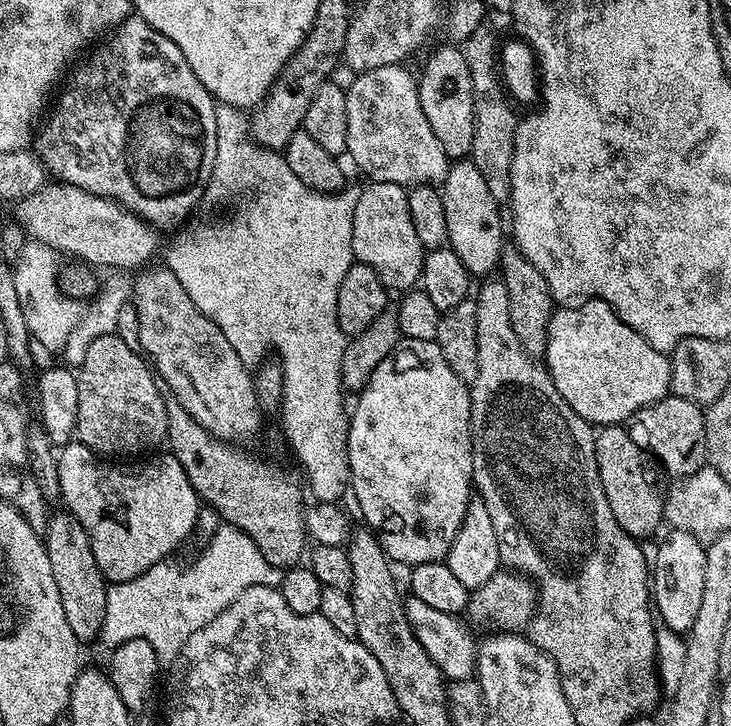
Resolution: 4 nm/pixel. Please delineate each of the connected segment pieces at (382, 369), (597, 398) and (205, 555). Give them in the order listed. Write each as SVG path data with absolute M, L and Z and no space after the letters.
M405 339L397 344L396 349L377 366L370 382L365 386L364 391L359 393L357 400L360 401L357 402L356 409L351 409L348 425L348 465L352 475L350 492L353 497L356 495L356 504L360 507L365 522L368 523L365 525L376 533L389 561L395 562L397 565L400 563L415 566L435 560L443 561L448 555L458 530L464 524L464 515L468 512L468 505L474 496L474 485L472 483L472 415L470 414L472 397L469 385L460 381L458 374L454 374L454 370L450 370L450 366L446 366L446 358L442 358L442 350L435 340Z
M588 298L575 306L560 306L553 311L548 323L546 367L558 394L562 394L568 405L593 426L623 425L647 404L664 399L672 387L669 357L650 346L650 342L646 342L646 338L639 336L630 326L626 326L626 322L622 322L604 300Z
M221 522L207 539L204 549L189 564L161 562L130 582L111 585L106 594L106 618L99 639L115 646L142 638L154 646L157 656L175 658L190 634L218 618L242 590L253 584L279 585L281 569L266 562L262 550L233 524Z

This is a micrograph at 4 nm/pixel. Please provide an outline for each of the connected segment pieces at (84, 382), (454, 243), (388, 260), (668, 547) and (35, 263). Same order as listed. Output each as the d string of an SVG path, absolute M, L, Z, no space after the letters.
M118 335L95 339L86 351L85 361L78 367L78 422L75 439L104 458L136 456L155 444L163 445L168 434L166 406L158 386L154 386L154 372L149 361L136 348L126 346Z
M468 158L453 163L444 179L440 197L442 206L446 206L448 244L458 254L458 258L462 258L468 273L473 277L487 277L495 273L500 262L500 252L506 246L506 220L500 217L501 205L496 203L494 194L490 194L478 166L474 166Z
M375 182L360 192L354 208L352 255L359 263L370 266L389 290L415 289L424 269L426 249L418 242L414 222L410 219L410 202L405 188L390 182Z
M669 531L669 536L660 544L660 549L654 556L654 608L660 616L680 634L687 633L694 626L694 618L698 618L698 605L702 602L702 585L706 583L705 545L692 532Z
M45 251L45 256L36 256L33 260L24 258L15 265L14 287L18 289L18 302L22 305L22 315L26 318L28 335L38 339L55 354L63 353L67 339L73 333L76 323L80 321L81 313L68 308L74 304L73 297L60 289L58 267L56 268L55 251Z

